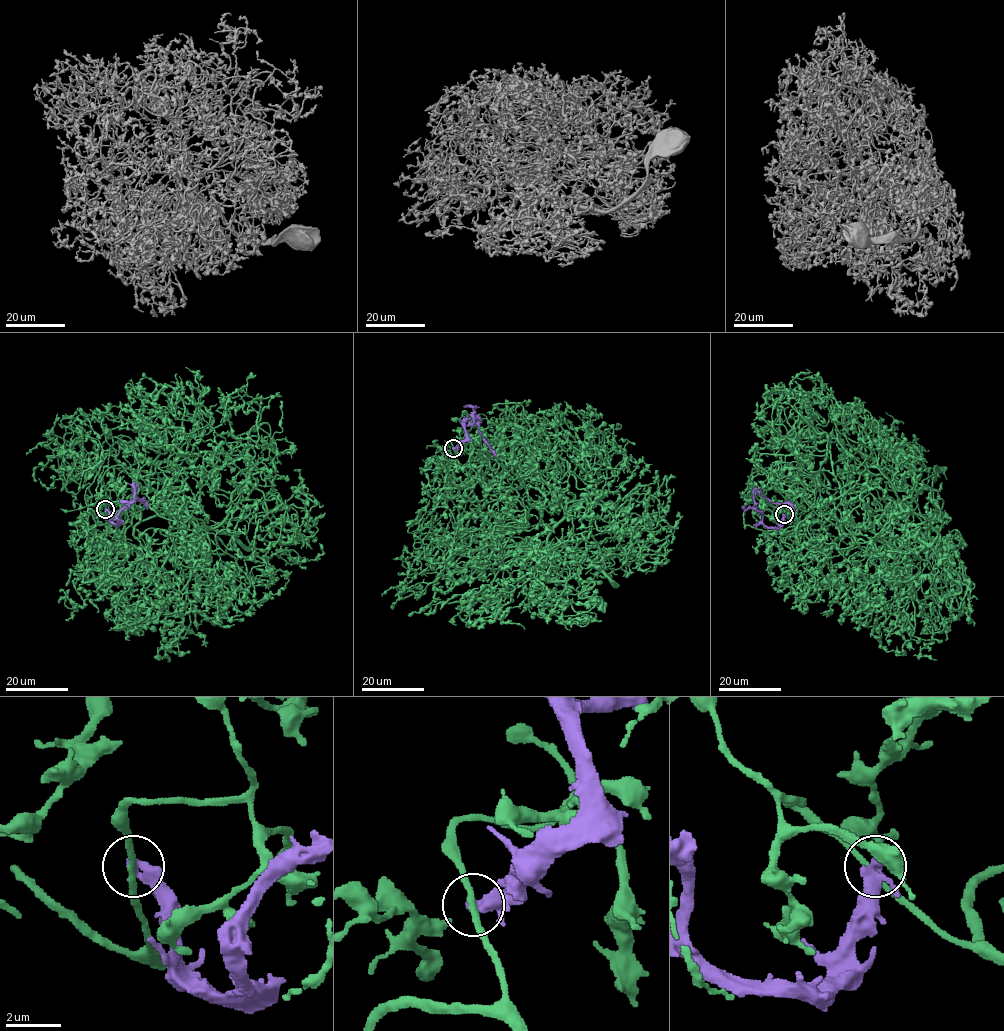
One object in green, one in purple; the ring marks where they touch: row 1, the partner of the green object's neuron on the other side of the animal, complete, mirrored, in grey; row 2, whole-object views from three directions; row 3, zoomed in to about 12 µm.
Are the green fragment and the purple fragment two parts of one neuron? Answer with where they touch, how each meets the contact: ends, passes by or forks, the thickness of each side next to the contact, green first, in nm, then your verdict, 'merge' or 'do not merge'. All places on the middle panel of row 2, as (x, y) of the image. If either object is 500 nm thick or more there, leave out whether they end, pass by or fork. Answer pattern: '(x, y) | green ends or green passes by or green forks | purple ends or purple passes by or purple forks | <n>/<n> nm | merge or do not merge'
(453, 448) | green passes by | purple passes by | 200/320 nm | do not merge

